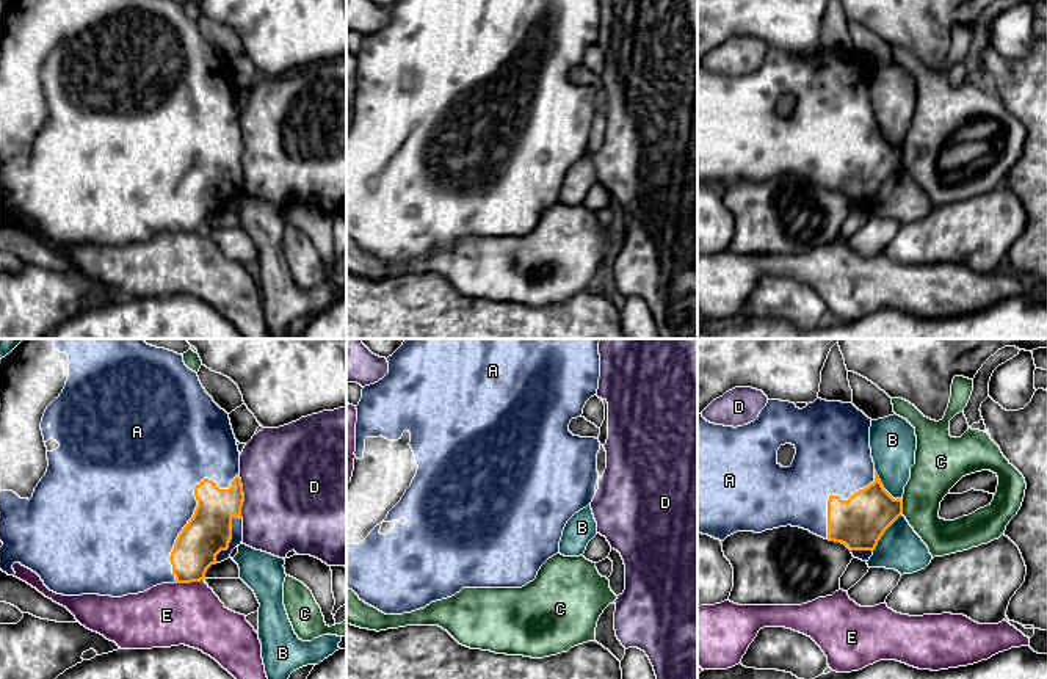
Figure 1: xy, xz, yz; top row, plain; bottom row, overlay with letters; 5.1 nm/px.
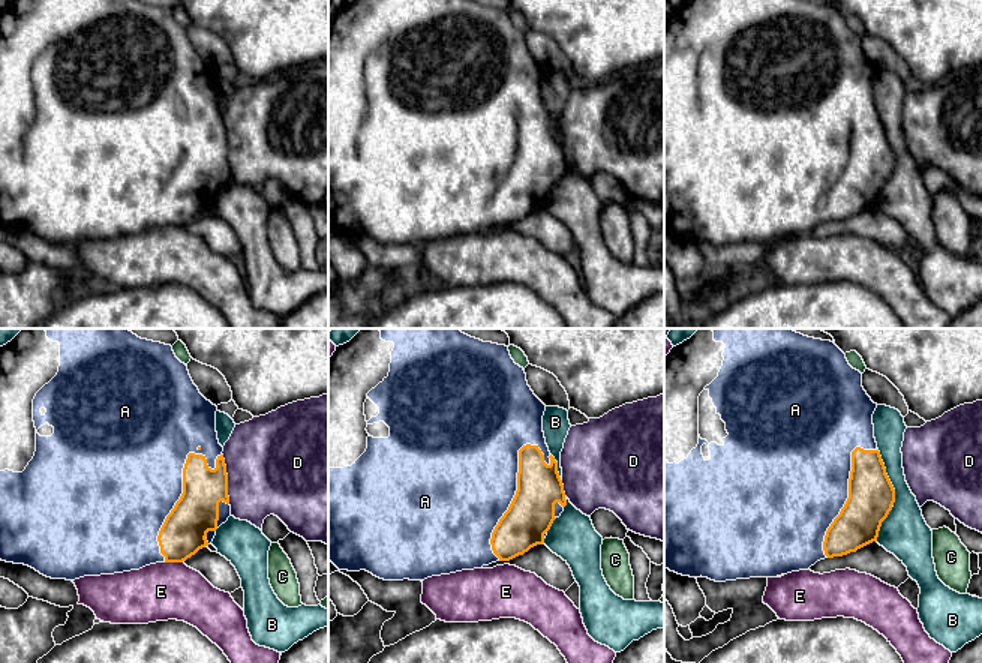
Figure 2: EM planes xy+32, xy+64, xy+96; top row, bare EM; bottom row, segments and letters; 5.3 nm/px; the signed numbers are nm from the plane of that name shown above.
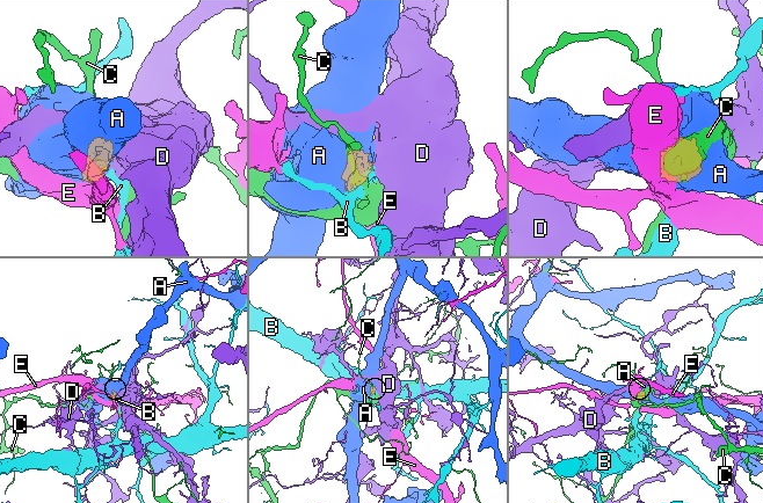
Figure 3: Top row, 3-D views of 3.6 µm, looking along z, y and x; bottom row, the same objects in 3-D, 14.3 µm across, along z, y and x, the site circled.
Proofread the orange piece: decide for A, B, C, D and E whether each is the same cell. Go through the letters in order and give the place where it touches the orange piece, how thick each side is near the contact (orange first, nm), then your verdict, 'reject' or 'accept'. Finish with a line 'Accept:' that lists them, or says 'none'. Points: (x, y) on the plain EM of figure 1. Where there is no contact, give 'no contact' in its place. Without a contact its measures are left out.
A: xy (195, 159) | 240/480 nm | accept
B: yz (883, 137) | 260/240 nm | reject
C: yz (902, 156) | 260/220 nm | reject
D: xy (243, 146) | 240/500 nm | reject
E: xy (188, 231) | 220/320 nm | reject
Accept: A

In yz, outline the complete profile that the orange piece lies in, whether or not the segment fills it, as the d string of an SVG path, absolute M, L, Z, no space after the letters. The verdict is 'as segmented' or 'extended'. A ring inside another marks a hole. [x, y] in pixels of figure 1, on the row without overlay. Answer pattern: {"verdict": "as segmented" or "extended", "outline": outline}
{"verdict": "extended", "outline": "M821 47L802 58L790 50L768 49L754 71L737 77L710 72L697 63L697 182L724 190L737 180L762 182L792 174L842 191L854 207L868 210L884 180L903 163L903 147L893 147L875 119L870 75L871 67L853 52ZM785 93L796 97L790 116L777 111L777 99Z"}

